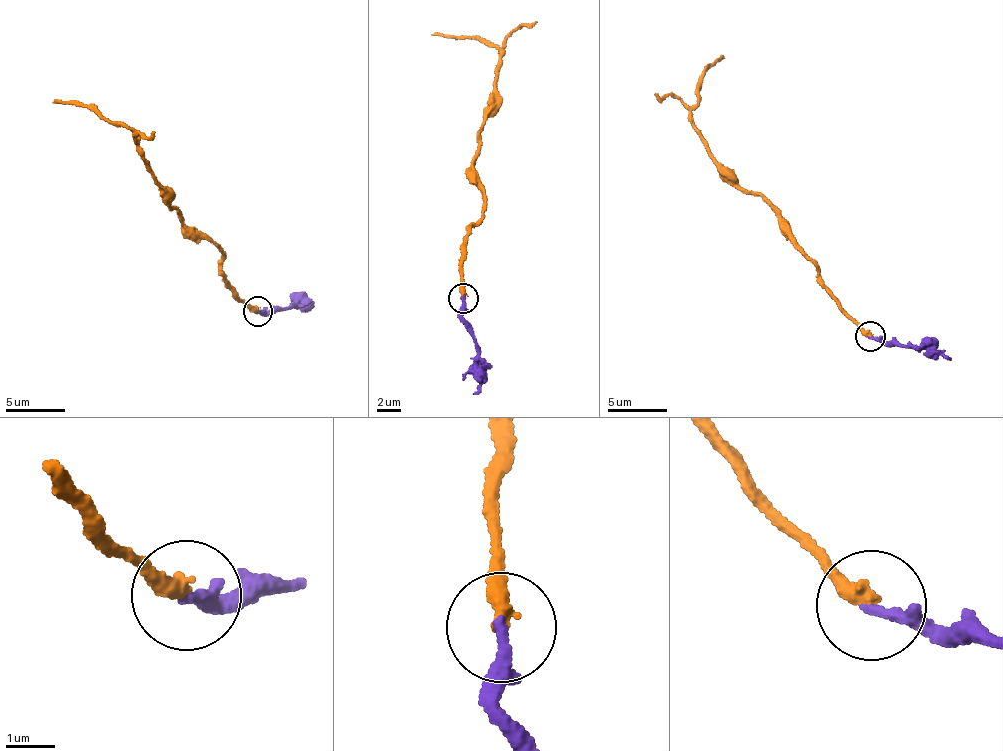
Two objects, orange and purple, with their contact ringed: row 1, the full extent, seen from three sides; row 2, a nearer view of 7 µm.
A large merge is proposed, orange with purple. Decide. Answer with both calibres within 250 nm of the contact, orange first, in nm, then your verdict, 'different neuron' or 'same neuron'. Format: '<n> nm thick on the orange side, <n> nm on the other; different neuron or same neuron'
320 nm thick on the orange side, 240 nm on the other; different neuron

